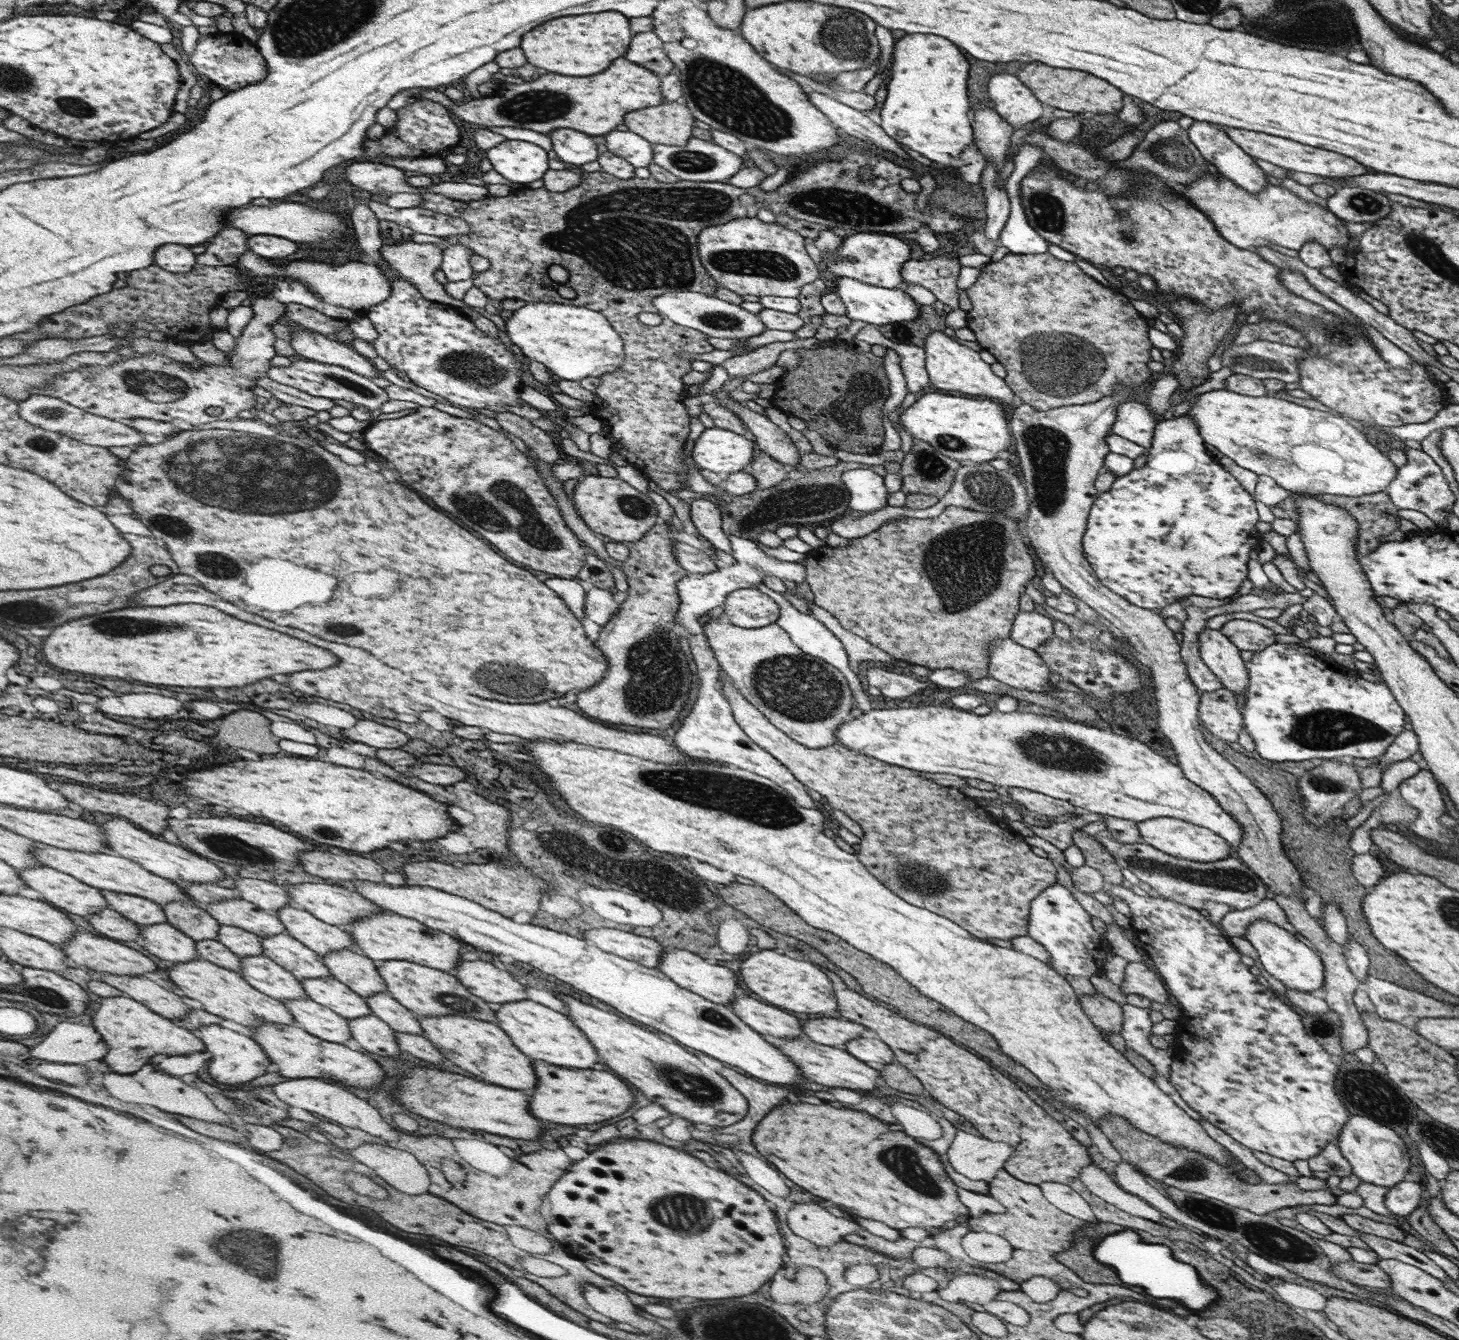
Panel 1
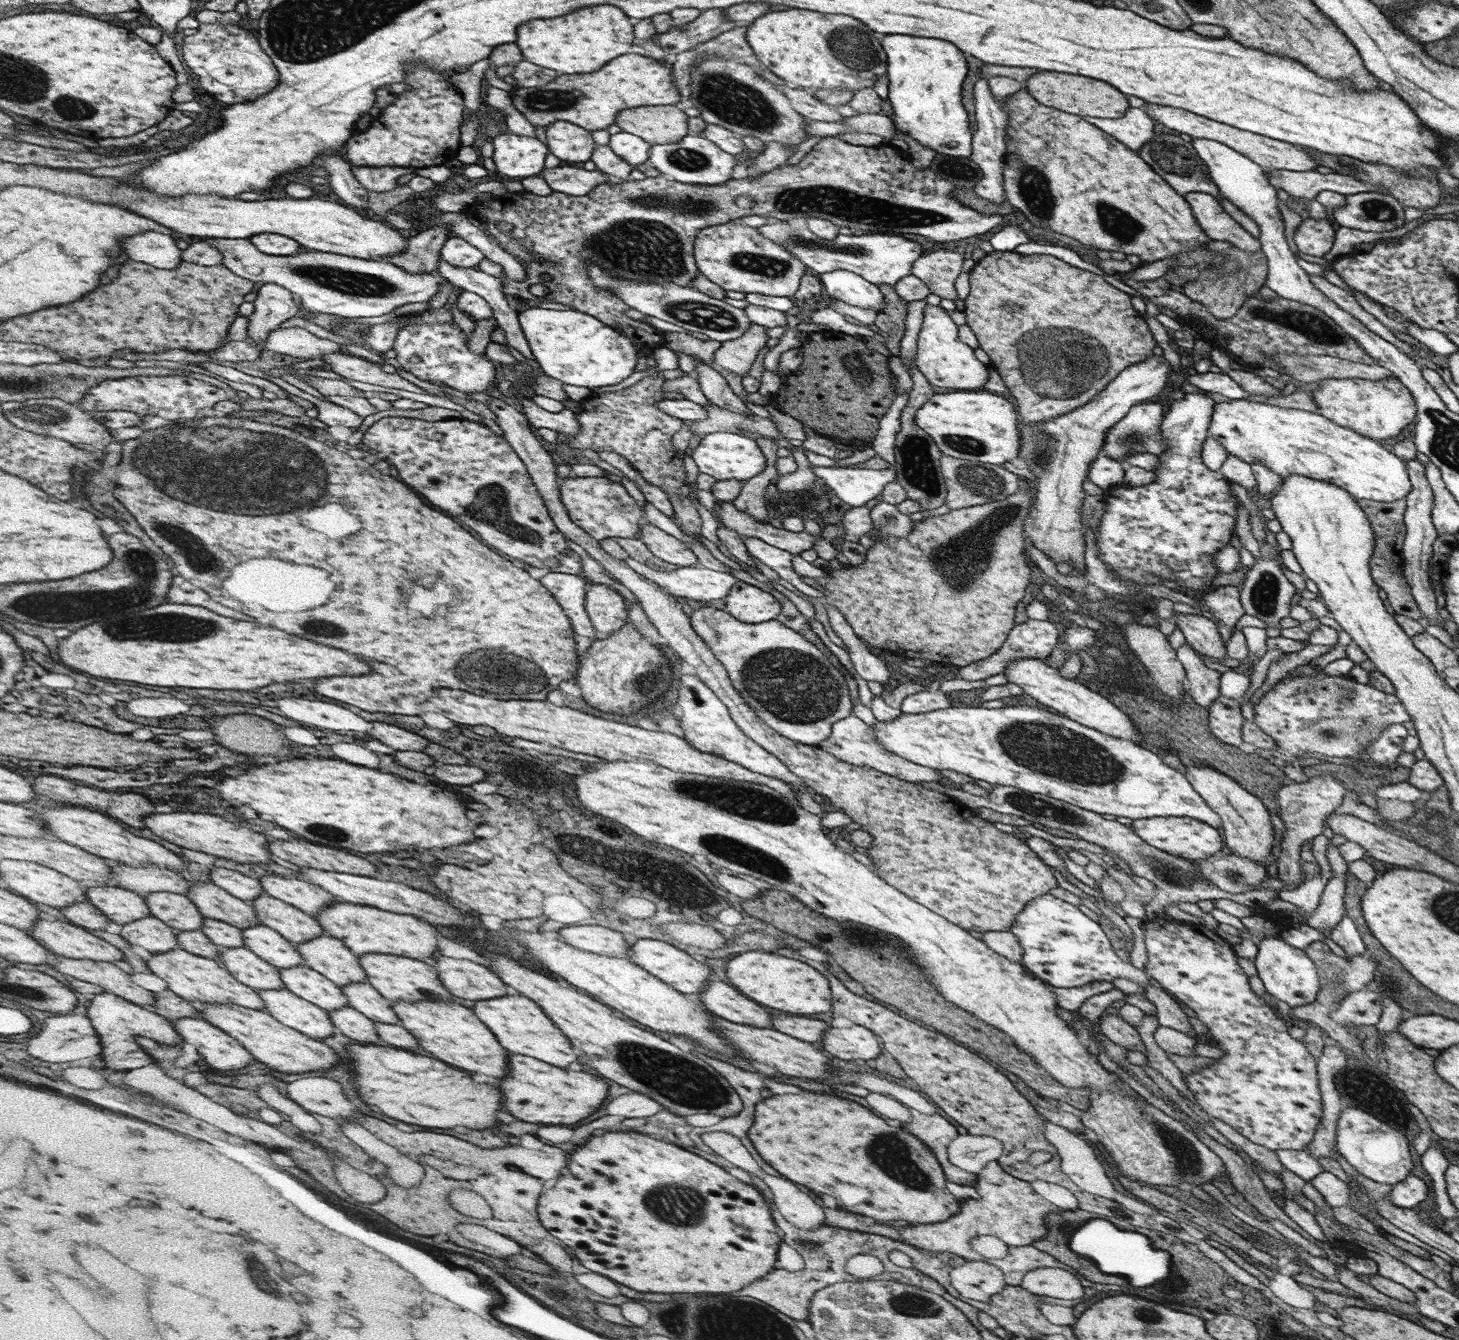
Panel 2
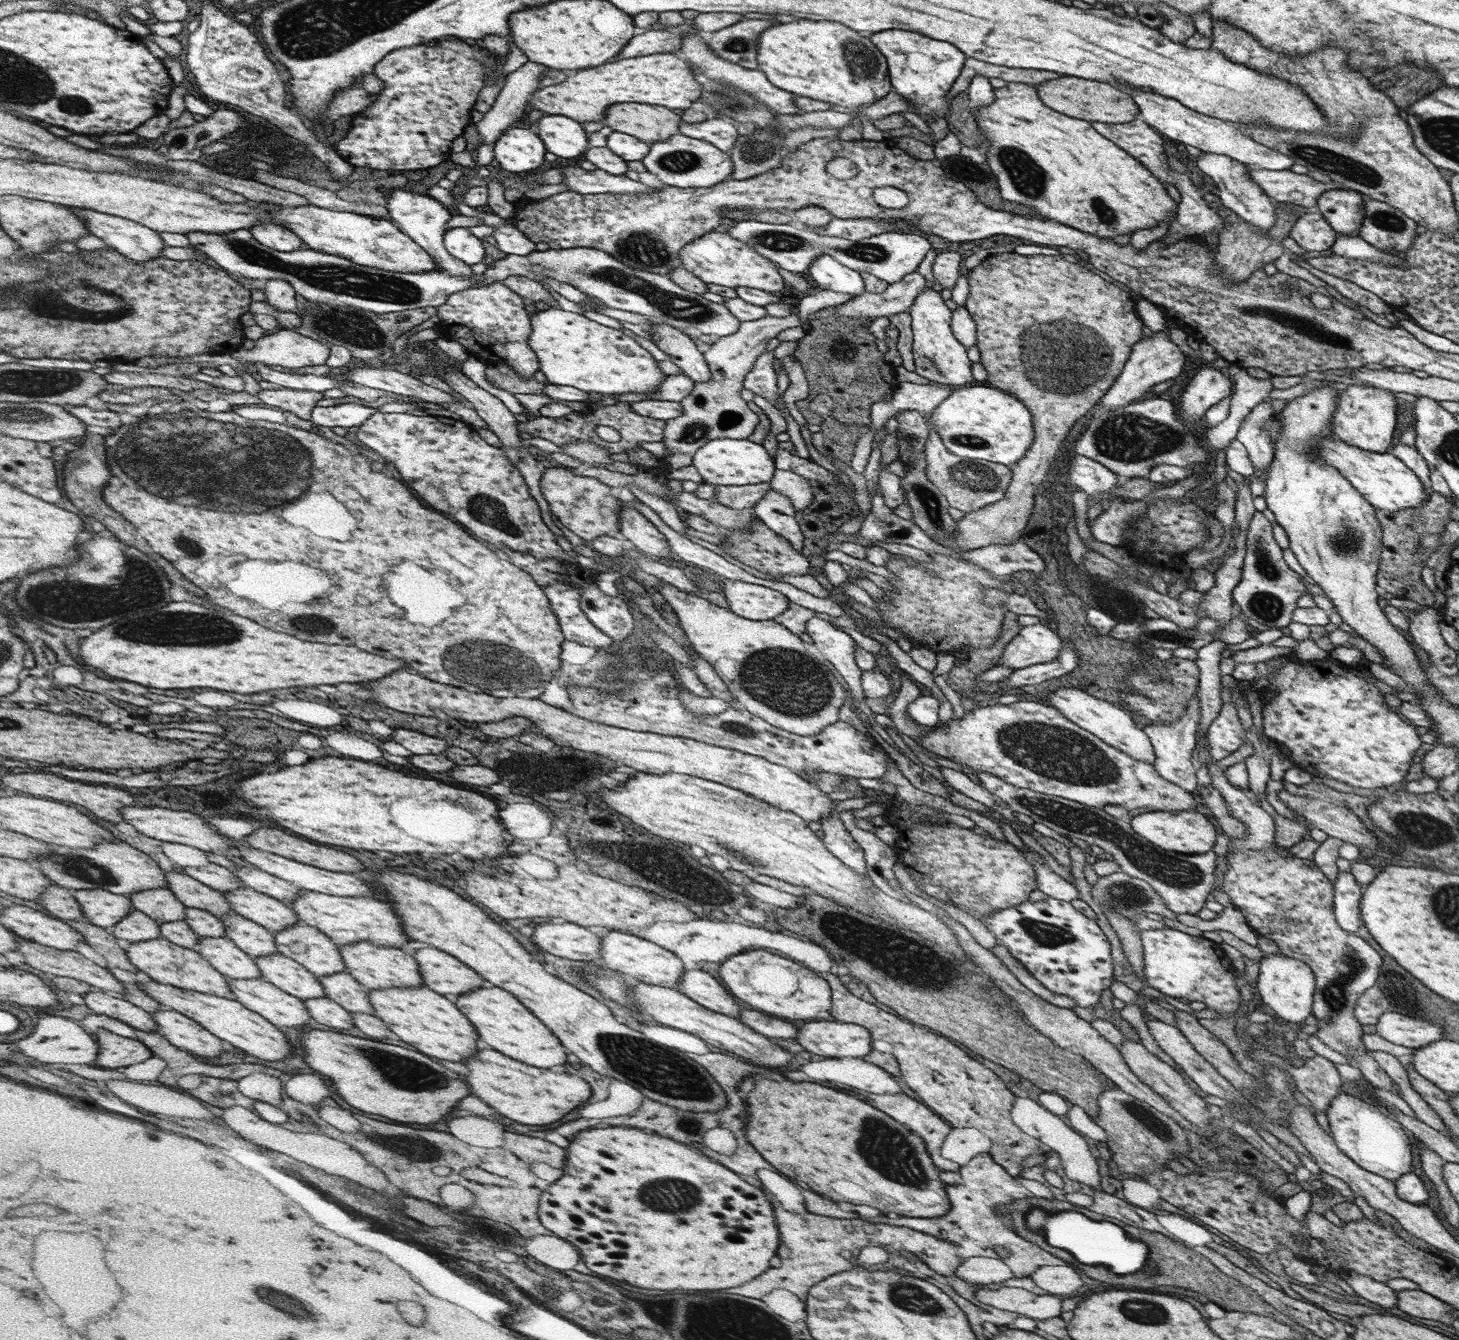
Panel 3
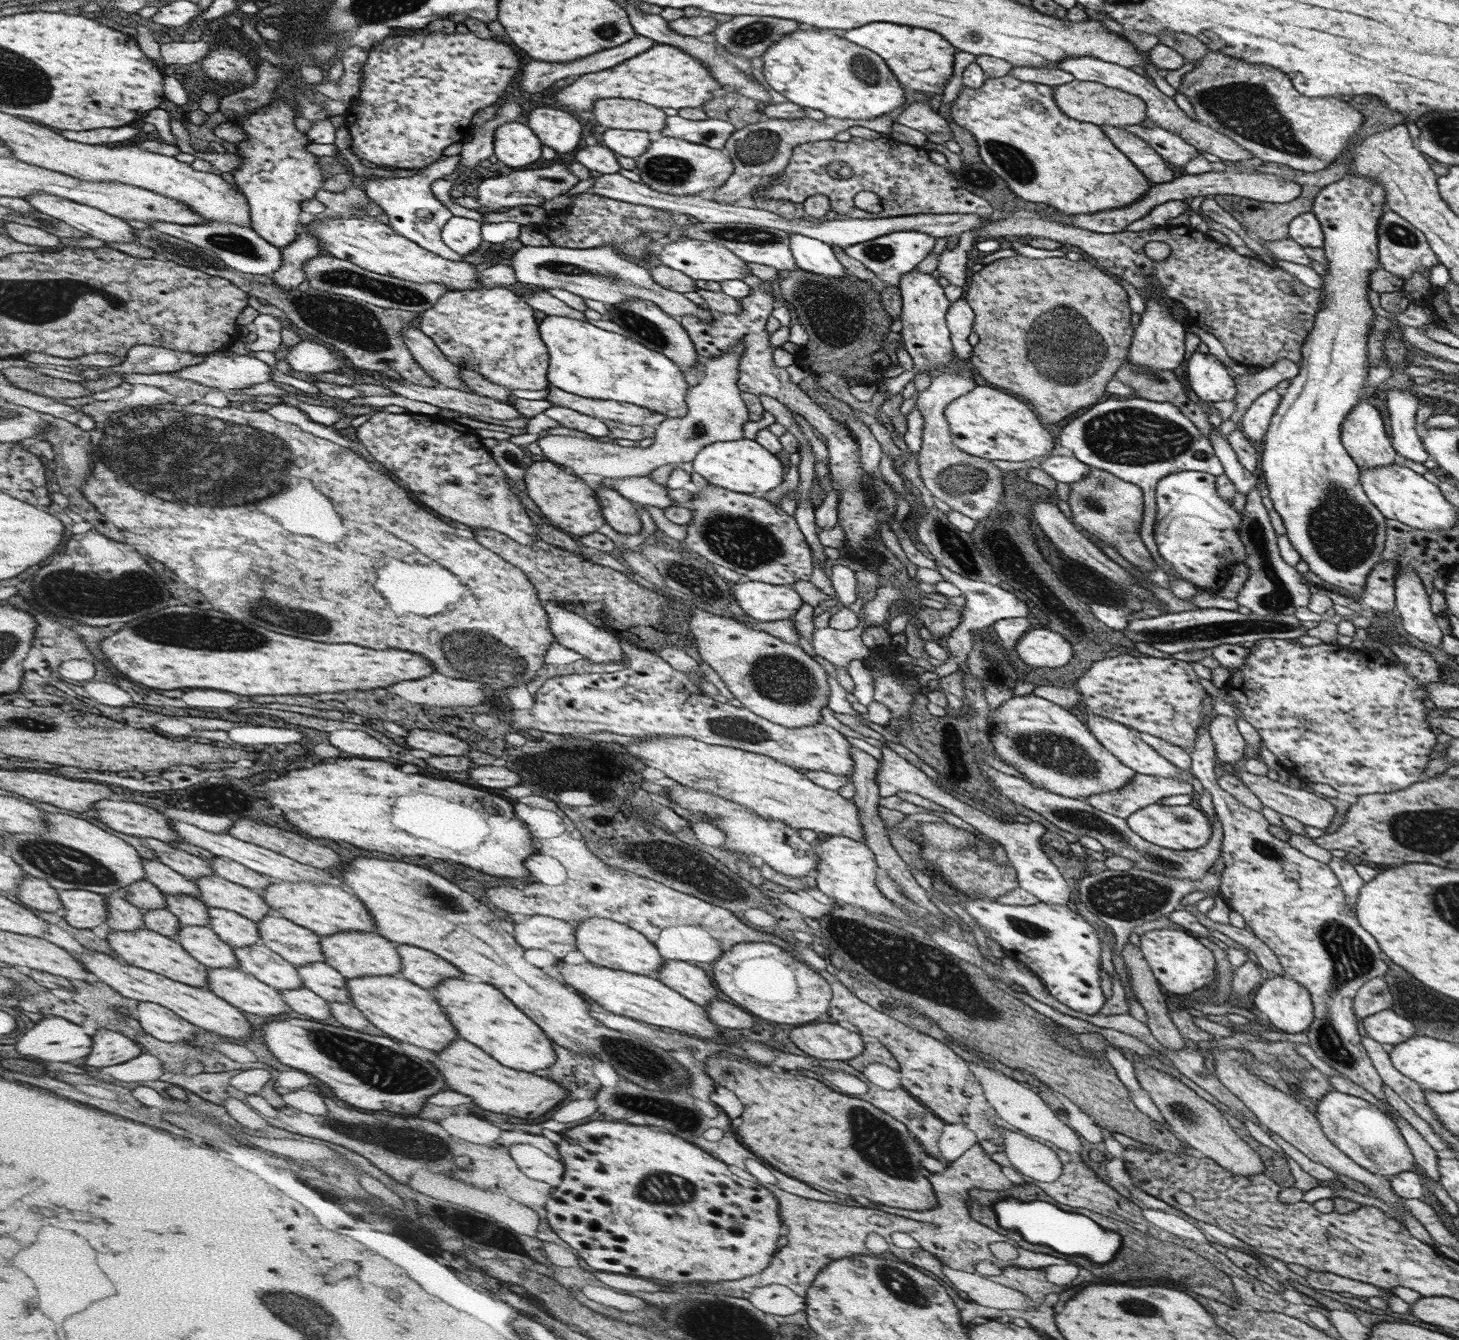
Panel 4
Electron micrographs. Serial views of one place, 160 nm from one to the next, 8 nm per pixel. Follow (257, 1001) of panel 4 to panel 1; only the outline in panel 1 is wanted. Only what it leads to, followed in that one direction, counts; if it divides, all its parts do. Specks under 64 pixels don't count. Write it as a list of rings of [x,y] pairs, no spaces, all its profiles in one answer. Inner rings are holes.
[[[308,998],[284,999],[281,1002],[287,1004],[288,1009],[294,1014],[294,1025],[316,1035],[316,1038],[342,1043],[352,1037],[349,1019],[336,1014],[336,1011],[328,1007],[321,1006]]]

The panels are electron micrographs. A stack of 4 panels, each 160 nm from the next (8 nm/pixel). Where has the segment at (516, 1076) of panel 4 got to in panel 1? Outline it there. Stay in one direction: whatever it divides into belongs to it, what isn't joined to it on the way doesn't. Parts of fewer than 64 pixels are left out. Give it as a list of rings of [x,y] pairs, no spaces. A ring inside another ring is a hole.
[[[536,1062],[536,1070],[540,1070],[540,1086],[532,1090],[532,1110],[536,1110],[536,1118],[540,1120],[570,1126],[594,1124],[614,1118],[634,1104],[631,1088],[614,1074],[598,1070],[570,1070],[548,1062]]]

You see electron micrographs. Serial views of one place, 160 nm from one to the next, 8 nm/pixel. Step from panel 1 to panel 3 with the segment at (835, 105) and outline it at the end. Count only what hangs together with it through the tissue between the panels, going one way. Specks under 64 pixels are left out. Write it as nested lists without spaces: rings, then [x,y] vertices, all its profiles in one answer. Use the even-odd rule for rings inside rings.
[[[688,33],[684,35],[683,38],[682,50],[679,51],[683,52],[686,57],[688,57],[688,60],[697,66],[698,72],[706,74],[706,76],[716,84],[718,84],[718,82],[727,82],[727,84],[731,84],[731,86],[735,86],[735,88],[743,88],[743,90],[747,90],[749,94],[753,94],[756,100],[767,104],[767,107],[774,110],[776,114],[804,114],[804,110],[801,110],[801,108],[798,108],[794,104],[795,94],[774,86],[759,68],[750,70],[739,64],[728,62],[724,60],[724,58],[714,56],[714,54],[708,50],[710,46],[706,44],[707,36],[703,34],[696,33],[693,35],[692,33]]]

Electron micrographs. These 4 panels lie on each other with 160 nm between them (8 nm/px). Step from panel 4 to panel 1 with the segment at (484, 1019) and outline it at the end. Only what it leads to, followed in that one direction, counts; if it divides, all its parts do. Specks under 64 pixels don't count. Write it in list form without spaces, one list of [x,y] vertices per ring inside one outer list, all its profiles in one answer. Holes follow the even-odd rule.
[[[530,999],[502,1004],[496,1013],[498,1013],[496,1023],[508,1034],[512,1034],[512,1038],[516,1038],[516,1046],[520,1046],[520,1050],[524,1050],[528,1058],[556,1062],[556,1066],[568,1066],[568,1068],[590,1068],[599,1060],[599,1053],[594,1043],[579,1029],[578,1023],[567,1015],[542,1006],[538,1002],[532,1002]]]

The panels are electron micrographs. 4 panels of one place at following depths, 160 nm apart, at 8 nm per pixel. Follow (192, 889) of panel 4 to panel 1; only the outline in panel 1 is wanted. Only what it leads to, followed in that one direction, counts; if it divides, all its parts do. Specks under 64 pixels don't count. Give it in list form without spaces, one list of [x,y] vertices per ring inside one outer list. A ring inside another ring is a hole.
[[[242,898],[213,902],[204,909],[220,925],[243,928],[257,934],[261,939],[286,933],[283,922],[280,922],[274,912],[268,912]]]

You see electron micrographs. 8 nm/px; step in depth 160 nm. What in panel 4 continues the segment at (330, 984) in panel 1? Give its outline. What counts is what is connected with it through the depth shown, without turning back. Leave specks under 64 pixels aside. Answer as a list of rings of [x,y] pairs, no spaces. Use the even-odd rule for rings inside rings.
[[[264,944],[235,948],[235,954],[242,971],[255,975],[260,982],[265,982],[268,986],[278,990],[304,987],[298,968]]]

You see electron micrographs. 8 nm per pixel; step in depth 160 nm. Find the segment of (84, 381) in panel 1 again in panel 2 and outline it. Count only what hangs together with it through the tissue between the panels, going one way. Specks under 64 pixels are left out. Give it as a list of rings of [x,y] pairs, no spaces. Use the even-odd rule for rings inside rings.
[[[264,283],[257,291],[253,301],[254,313],[248,319],[248,341],[261,351],[266,340],[278,325],[299,314],[293,292],[274,283]],[[186,375],[126,377],[120,380],[105,380],[95,386],[81,403],[88,412],[125,410],[141,414],[155,414],[166,420],[177,421],[184,418],[188,422],[197,422],[196,412],[204,412],[201,418],[216,416],[212,409],[220,400],[230,400],[232,396],[215,385]]]

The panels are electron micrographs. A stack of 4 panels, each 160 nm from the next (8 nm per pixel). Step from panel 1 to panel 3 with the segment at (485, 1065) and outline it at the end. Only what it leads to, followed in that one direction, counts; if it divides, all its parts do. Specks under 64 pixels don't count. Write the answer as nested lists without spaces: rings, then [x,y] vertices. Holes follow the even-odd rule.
[[[427,986],[412,988],[392,987],[390,989],[368,990],[374,1004],[374,1014],[396,1033],[402,1042],[407,1042],[422,1054],[432,1055],[440,1060],[462,1062],[478,1050],[478,1034],[468,1018],[458,1010],[449,996],[430,990]]]

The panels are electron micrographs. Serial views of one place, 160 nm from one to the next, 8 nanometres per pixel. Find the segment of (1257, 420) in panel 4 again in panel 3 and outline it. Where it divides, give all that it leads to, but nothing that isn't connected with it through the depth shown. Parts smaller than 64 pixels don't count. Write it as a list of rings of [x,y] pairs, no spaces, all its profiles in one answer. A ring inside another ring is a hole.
[[[1270,402],[1258,403],[1243,420],[1236,435],[1236,439],[1246,447],[1250,462],[1256,471],[1268,472],[1270,463],[1274,460],[1275,448],[1265,427],[1273,415],[1275,412]]]

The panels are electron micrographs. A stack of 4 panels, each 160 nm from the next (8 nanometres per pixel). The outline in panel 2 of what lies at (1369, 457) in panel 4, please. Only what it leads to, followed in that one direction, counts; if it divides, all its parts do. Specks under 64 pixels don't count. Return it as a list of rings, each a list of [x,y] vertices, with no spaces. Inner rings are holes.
[[[1394,376],[1384,380],[1325,378],[1319,381],[1311,396],[1320,414],[1332,419],[1338,426],[1376,441],[1396,436],[1402,428],[1415,422],[1417,413],[1412,393]]]

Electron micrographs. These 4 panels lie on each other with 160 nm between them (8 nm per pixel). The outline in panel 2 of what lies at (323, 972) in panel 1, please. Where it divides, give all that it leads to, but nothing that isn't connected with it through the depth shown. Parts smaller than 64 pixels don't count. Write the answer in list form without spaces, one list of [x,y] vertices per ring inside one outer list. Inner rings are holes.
[[[258,925],[241,931],[244,947],[266,959],[272,966],[280,970],[306,966],[299,948],[272,927]]]

